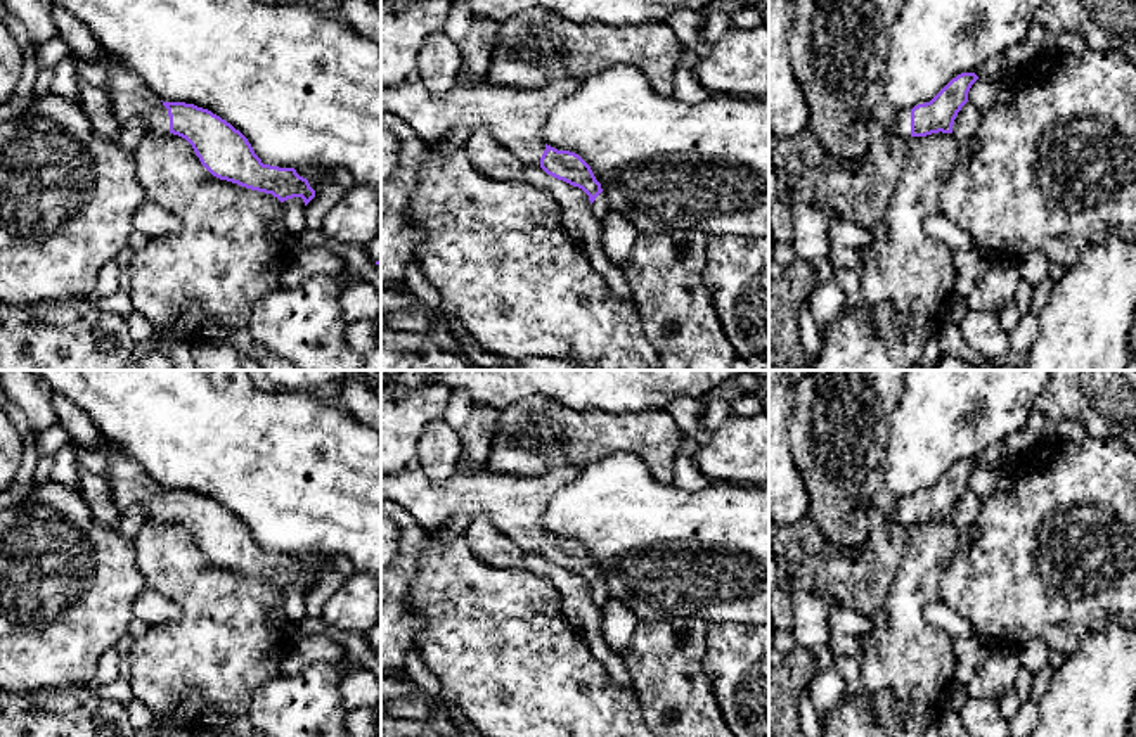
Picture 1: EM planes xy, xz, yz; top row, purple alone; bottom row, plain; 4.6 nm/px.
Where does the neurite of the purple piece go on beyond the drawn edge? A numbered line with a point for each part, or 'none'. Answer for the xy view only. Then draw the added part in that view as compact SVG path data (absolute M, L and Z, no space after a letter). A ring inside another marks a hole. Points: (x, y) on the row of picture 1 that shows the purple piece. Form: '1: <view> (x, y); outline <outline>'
1: xy (130, 97); outline M74 59L78 76L107 92L119 125L139 118L147 133L170 133L168 109L161 99L142 81L140 76L123 67L118 61L100 59L95 62Z

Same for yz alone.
1: yz (897, 121); outline M881 81L875 83L864 95L866 104L871 109L873 123L883 125L888 131L911 138L911 109L897 111L885 97Z

